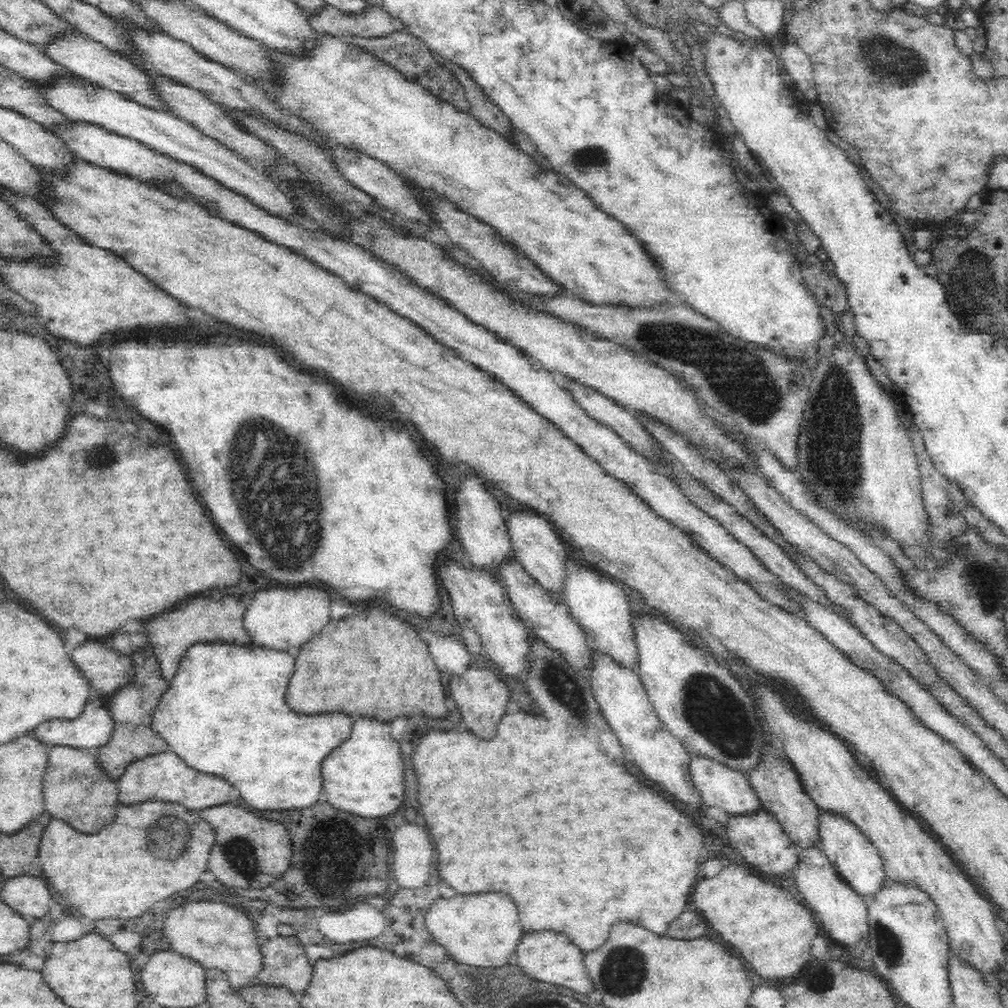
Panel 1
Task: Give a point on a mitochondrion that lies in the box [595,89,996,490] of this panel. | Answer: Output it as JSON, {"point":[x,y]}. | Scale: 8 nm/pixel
{"point":[741,381]}

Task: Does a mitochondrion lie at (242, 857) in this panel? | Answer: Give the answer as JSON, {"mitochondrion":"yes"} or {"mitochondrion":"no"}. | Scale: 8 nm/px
{"mitochondrion":"yes"}

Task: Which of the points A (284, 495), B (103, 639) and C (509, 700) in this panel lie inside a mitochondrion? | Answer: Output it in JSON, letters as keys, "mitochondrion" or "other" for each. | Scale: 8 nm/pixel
{"A":"mitochondrion","B":"other","C":"other"}

